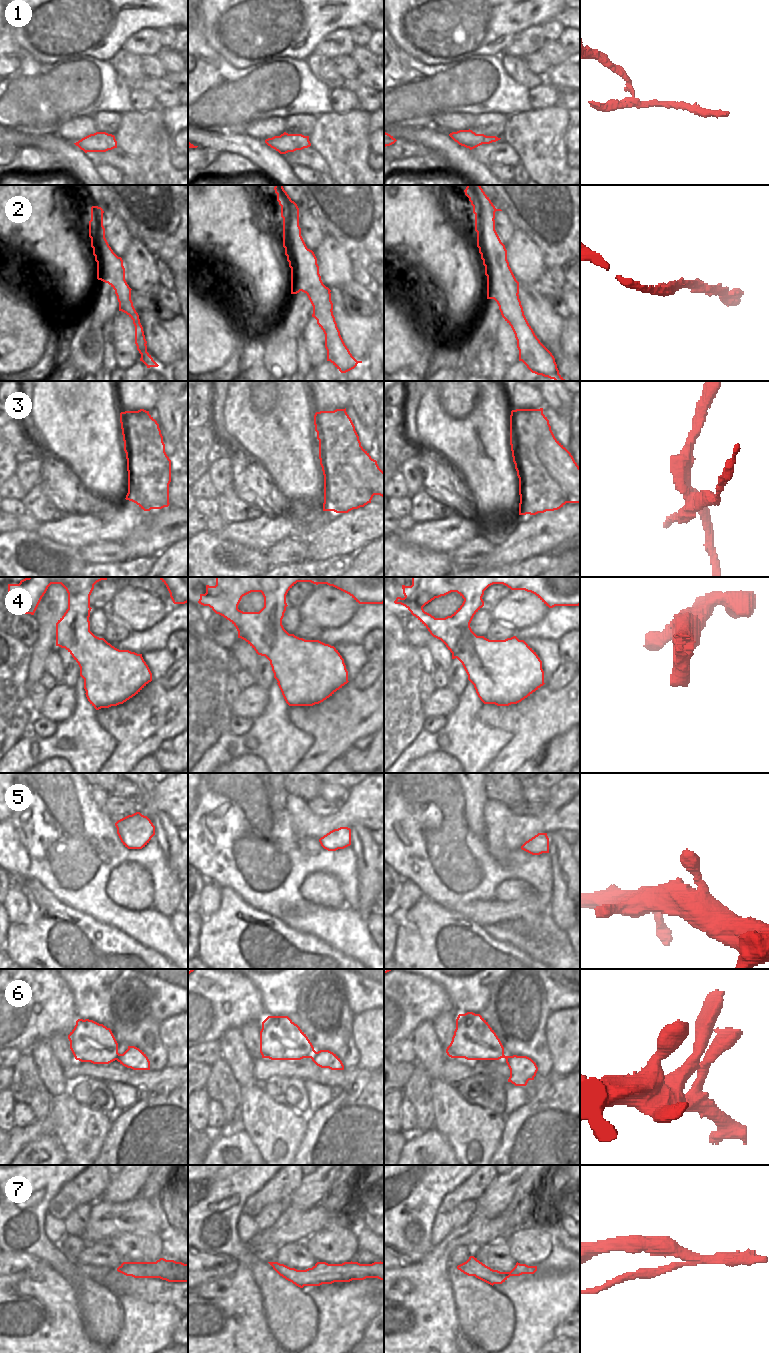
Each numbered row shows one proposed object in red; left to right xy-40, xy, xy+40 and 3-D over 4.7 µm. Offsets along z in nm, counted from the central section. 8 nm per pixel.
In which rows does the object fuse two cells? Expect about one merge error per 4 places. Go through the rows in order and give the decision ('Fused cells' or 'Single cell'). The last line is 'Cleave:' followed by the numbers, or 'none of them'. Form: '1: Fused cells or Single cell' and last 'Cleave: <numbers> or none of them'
1: Fused cells
2: Single cell
3: Fused cells
4: Single cell
5: Single cell
6: Single cell
7: Fused cells
Cleave: 1, 3, 7.

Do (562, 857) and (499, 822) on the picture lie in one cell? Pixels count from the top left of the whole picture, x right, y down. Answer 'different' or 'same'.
different

